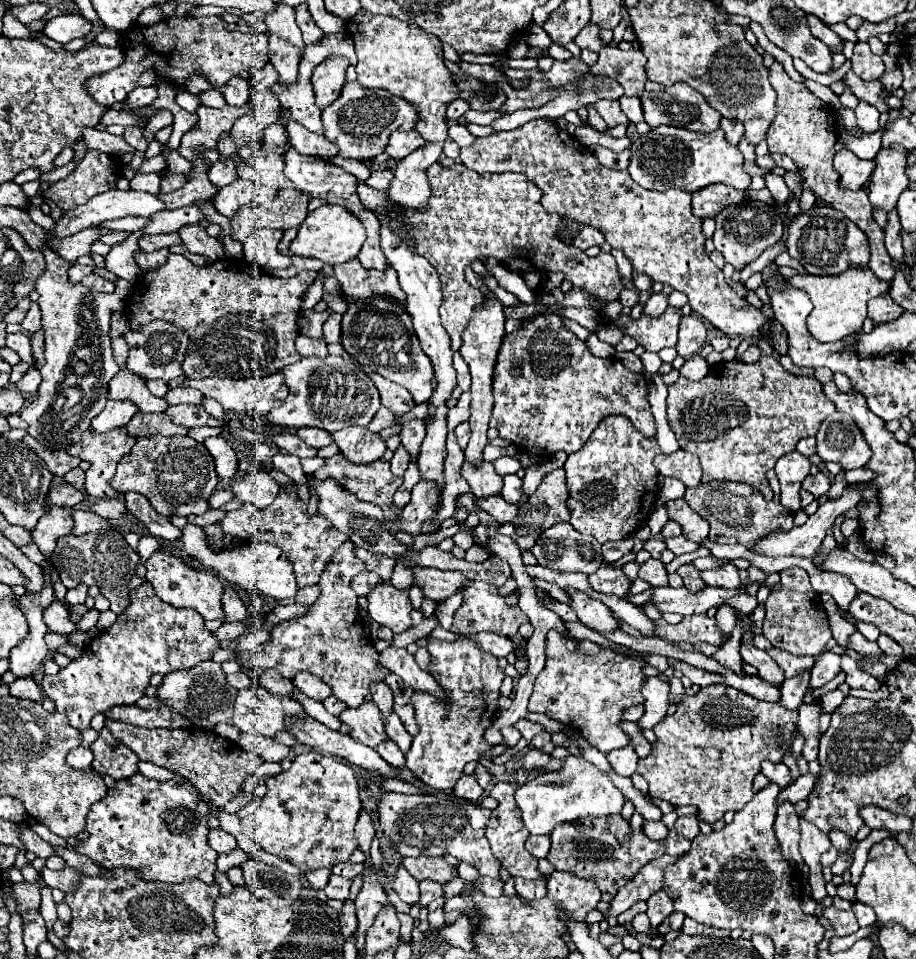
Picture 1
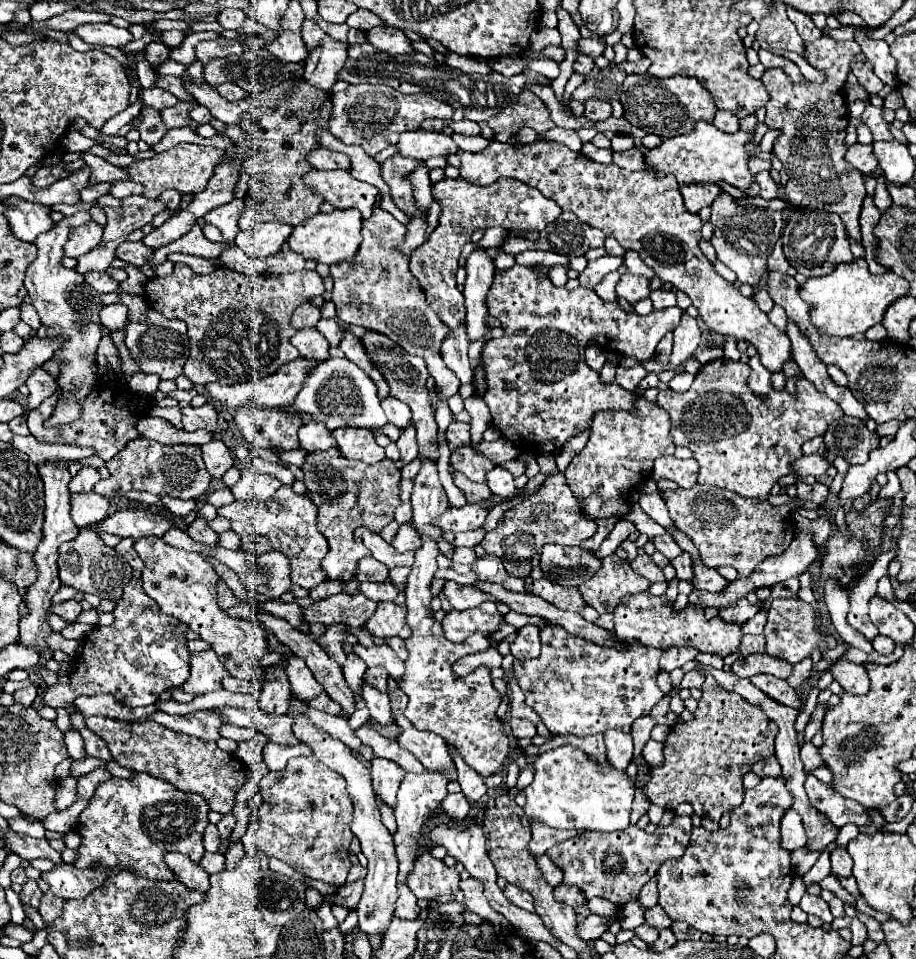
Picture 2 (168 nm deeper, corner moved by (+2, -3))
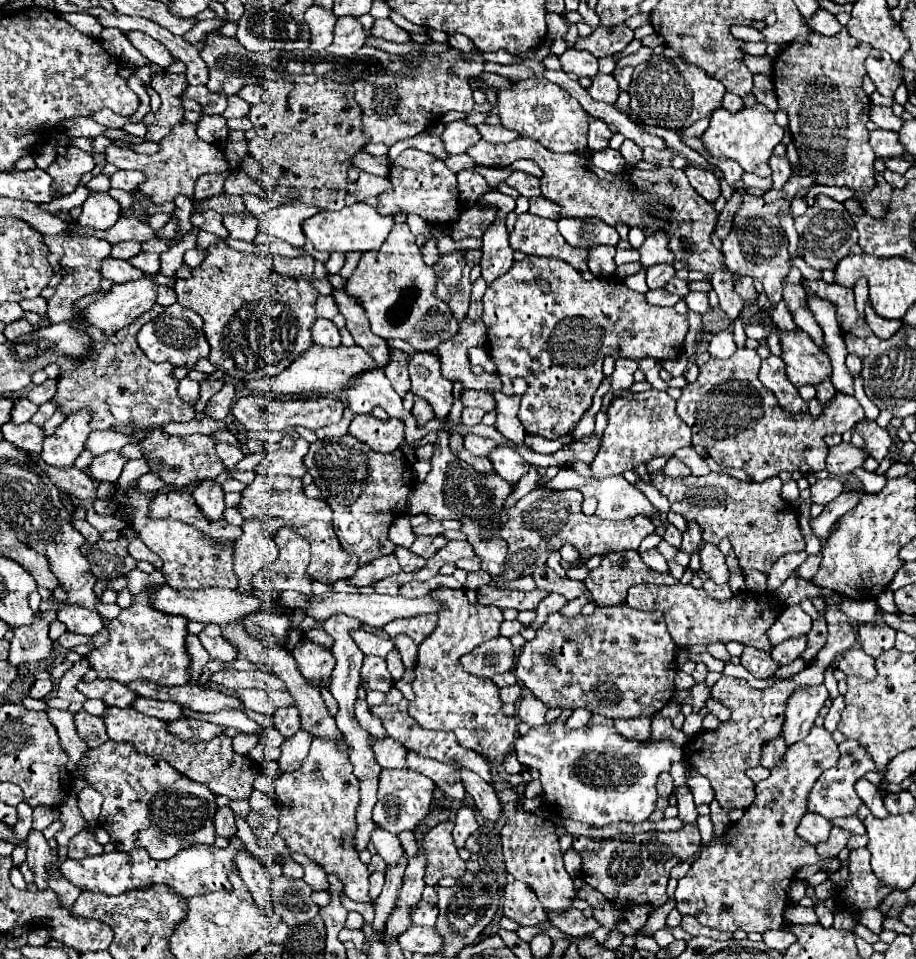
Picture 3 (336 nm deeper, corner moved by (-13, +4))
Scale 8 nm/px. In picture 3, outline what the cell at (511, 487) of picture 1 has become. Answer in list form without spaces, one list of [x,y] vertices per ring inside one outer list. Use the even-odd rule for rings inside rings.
[[[498,446],[496,452],[492,452],[492,456],[488,456],[494,470],[498,472],[498,476],[502,476],[508,484],[518,484],[520,478],[530,470],[530,464],[512,448],[508,446]]]

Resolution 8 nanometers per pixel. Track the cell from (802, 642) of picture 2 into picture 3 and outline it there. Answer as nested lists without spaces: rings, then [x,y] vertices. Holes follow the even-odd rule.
[[[800,634],[800,636],[792,636],[788,640],[784,640],[782,644],[778,644],[770,654],[778,664],[790,664],[792,660],[796,660],[808,646],[808,636]]]

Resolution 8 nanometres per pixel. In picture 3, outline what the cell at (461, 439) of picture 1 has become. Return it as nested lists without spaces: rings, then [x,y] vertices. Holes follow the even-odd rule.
[[[464,408],[464,410],[462,410],[462,424],[464,424],[464,426],[480,424],[484,414],[486,414],[486,412],[484,412],[482,408]]]

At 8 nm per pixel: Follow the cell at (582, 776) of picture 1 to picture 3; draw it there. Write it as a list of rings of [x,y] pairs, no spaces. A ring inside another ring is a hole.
[[[564,720],[554,724],[544,724],[540,728],[530,728],[526,736],[516,740],[516,756],[526,768],[540,768],[540,782],[544,788],[546,804],[560,816],[586,822],[592,826],[606,826],[616,822],[644,822],[656,808],[656,778],[658,772],[670,770],[672,762],[682,760],[682,748],[670,742],[658,744],[636,744],[620,736],[608,726],[584,726],[578,730],[566,730]]]

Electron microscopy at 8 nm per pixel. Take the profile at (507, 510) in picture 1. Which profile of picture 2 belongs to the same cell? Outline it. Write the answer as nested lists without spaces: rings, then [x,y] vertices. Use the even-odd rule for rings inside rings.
[[[451,469],[451,475],[453,475],[453,483],[463,491],[467,503],[477,503],[477,501],[483,501],[483,499],[491,497],[491,491],[485,483],[473,483],[473,481],[465,479],[465,475],[459,475],[453,469]]]

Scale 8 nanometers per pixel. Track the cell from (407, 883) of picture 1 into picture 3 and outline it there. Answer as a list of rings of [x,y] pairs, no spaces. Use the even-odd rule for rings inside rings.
[[[418,902],[416,908],[412,908],[412,922],[414,924],[424,924],[424,926],[434,926],[438,918],[438,906],[428,904],[428,902]]]

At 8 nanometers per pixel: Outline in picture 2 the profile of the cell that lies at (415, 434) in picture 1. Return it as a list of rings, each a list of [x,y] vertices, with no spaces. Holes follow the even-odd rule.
[[[389,395],[387,399],[381,399],[381,407],[383,407],[385,415],[389,417],[389,423],[393,423],[395,427],[405,429],[411,423],[411,411],[409,411],[407,403],[401,403],[399,399]]]

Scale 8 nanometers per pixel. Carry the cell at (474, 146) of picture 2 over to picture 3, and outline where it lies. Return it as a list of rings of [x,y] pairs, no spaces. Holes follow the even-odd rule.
[[[478,124],[478,132],[480,132],[482,140],[494,142],[494,144],[500,144],[500,142],[512,142],[514,138],[518,138],[518,134],[516,134],[514,130],[508,130],[508,128],[504,128],[502,124],[500,124],[500,126]]]

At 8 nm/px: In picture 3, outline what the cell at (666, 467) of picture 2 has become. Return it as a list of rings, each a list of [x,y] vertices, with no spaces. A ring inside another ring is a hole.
[[[690,446],[690,448],[680,448],[680,450],[676,450],[674,456],[676,456],[678,460],[682,460],[682,462],[692,470],[694,476],[706,476],[706,474],[710,474],[710,466],[706,464],[706,460],[704,460],[700,454],[694,452],[692,446]]]

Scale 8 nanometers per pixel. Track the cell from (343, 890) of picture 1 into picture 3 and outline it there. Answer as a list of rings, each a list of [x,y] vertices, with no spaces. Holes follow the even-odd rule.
[[[372,872],[370,874],[370,898],[372,900],[376,900],[378,898],[378,894],[382,892],[382,886],[384,886],[384,872]]]

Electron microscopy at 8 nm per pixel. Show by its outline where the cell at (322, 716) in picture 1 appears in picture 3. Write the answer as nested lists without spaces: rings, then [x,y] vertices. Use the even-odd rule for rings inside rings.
[[[410,830],[401,832],[398,837],[402,842],[405,852],[408,857],[415,856],[418,852],[418,846],[414,839],[413,832]]]

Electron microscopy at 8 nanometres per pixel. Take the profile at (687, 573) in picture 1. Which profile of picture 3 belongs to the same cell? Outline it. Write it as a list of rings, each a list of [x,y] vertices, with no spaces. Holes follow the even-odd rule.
[[[688,524],[688,530],[684,532],[682,536],[682,552],[686,554],[694,554],[700,550],[700,544],[702,544],[702,536],[700,536],[700,528],[696,528],[696,524]]]

